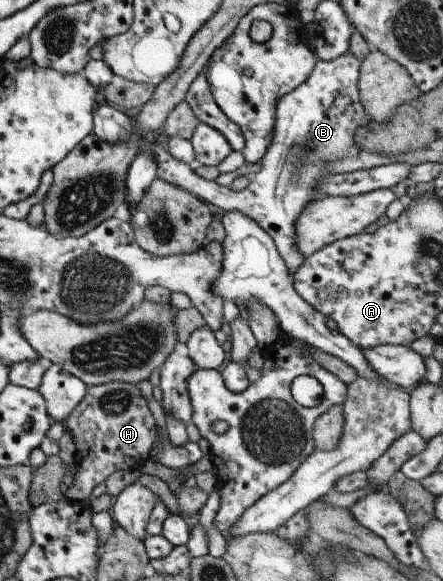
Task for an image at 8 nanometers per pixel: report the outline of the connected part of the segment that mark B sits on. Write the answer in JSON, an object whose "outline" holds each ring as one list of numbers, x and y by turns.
{"outline":[[349,51,332,62,318,59,309,79,277,102,273,139,263,156,261,171,239,192,200,176,193,163,169,153,149,133,142,135,137,155,152,152,157,178,163,182,187,190,204,202,213,203,227,212,240,211,252,217,273,238,277,251,293,275,305,259,296,245,296,219,311,202,321,197,314,185,325,176,332,176,326,169,326,161,334,161,337,157,355,151,354,133,360,125,371,119,360,100,360,65,361,59]]}

